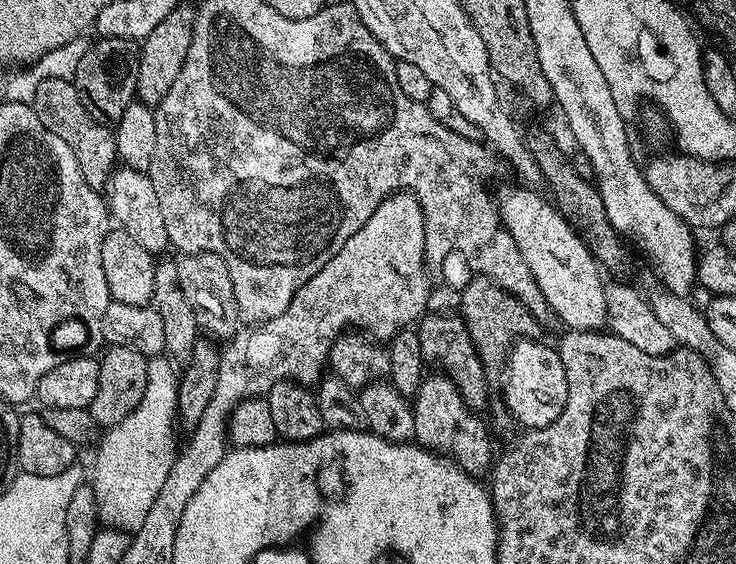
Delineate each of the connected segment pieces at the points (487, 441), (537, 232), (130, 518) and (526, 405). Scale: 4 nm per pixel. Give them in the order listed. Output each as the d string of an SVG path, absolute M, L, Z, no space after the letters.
M446 374L425 375L415 396L411 397L410 407L414 414L414 440L421 448L455 460L462 471L477 478L483 477L483 472L487 473L493 467L494 452L492 456L492 440L488 437L488 428L476 417L479 415L473 409L468 408L466 402L462 402L462 394L458 394L458 390L449 376Z
M519 187L501 190L498 211L530 274L534 274L551 313L565 324L565 329L573 332L603 329L608 319L604 284L596 273L598 265L583 235L568 223L555 203L547 204L531 187Z
M163 355L151 357L148 361L148 369L146 370L146 390L142 393L142 402L138 402L138 406L126 418L122 418L122 422L118 422L115 426L107 429L99 437L98 447L96 452L96 469L90 472L90 483L94 490L94 498L96 499L96 509L100 515L100 524L106 526L109 524L112 528L121 528L125 534L131 534L138 531L142 526L142 522L146 522L146 514L150 510L150 505L154 503L154 498L158 498L158 490L162 490L163 484L166 482L166 474L170 474L170 466L176 460L176 453L178 451L178 440L176 444L176 428L178 429L178 417L176 411L178 410L178 386L180 381L178 379L178 372L174 369L173 361L165 358Z
M521 338L508 349L504 368L504 404L525 429L550 426L562 414L568 397L566 370L555 347L536 338Z

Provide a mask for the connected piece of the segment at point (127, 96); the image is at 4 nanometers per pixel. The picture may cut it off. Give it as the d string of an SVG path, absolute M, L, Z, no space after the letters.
M101 36L89 43L86 54L82 54L82 62L78 62L74 83L86 110L90 110L95 120L115 126L122 114L126 114L126 106L136 100L139 61L137 41Z

